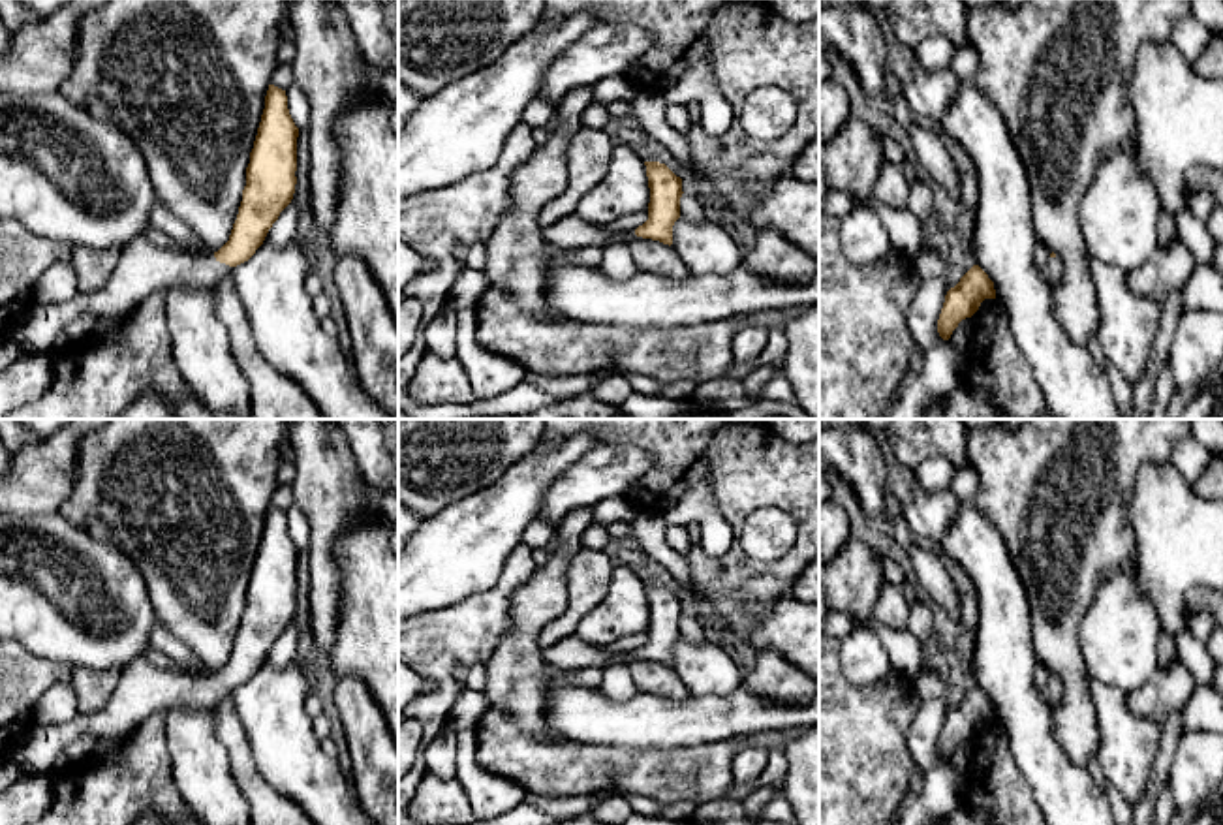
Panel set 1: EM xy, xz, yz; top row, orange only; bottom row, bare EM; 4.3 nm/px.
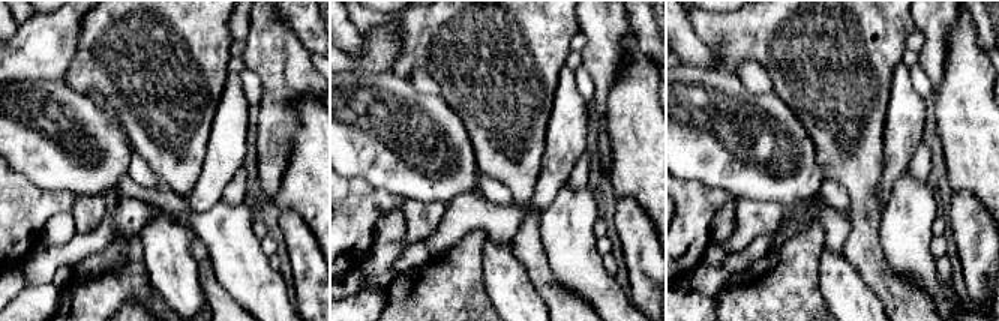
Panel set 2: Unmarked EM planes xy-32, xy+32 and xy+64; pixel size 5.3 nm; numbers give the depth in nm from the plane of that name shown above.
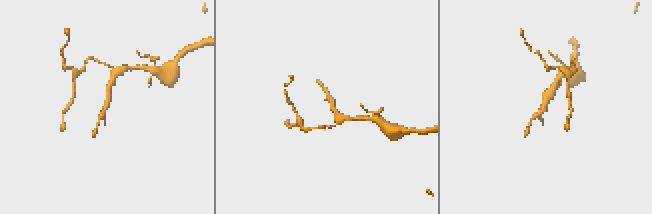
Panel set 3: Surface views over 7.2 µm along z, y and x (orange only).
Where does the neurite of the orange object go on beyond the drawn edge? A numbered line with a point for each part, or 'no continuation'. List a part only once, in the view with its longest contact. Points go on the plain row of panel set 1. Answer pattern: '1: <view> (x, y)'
1: xy (143, 688)

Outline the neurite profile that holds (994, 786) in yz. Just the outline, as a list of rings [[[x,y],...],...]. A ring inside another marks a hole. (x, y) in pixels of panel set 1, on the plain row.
[[[984,720],[971,737],[971,763],[966,772],[966,804],[986,814],[992,825],[1046,825],[1033,797],[1031,786],[1024,780],[1016,757],[1009,746],[1009,735],[998,720]]]

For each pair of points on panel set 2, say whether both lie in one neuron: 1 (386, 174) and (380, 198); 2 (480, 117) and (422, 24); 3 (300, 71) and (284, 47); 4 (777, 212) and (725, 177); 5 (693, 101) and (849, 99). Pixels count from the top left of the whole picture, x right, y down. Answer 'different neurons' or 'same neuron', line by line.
1: different neurons
2: same neuron
3: same neuron
4: different neurons
5: different neurons

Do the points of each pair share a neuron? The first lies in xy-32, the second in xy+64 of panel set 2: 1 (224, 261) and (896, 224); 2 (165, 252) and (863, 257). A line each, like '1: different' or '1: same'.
1: same
2: different

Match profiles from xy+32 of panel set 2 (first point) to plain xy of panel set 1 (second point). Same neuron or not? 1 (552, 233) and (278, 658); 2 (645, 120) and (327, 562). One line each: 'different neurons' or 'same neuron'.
1: different neurons
2: different neurons

